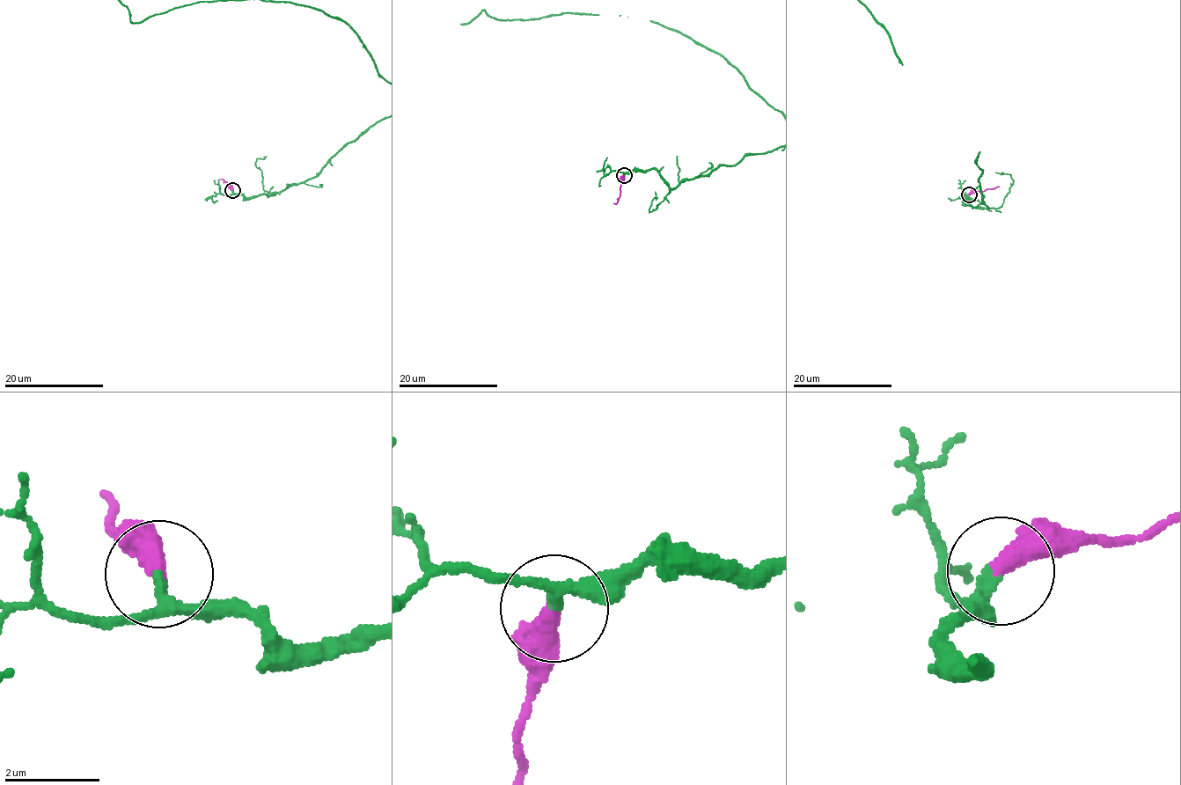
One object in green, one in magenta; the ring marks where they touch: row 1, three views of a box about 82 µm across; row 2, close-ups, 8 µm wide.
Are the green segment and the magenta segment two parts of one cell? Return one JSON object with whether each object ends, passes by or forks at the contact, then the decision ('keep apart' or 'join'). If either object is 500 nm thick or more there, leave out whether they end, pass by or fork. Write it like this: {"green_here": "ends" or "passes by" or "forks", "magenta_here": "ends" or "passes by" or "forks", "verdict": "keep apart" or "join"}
{"green_here": "passes by", "magenta_here": "ends", "verdict": "join"}

